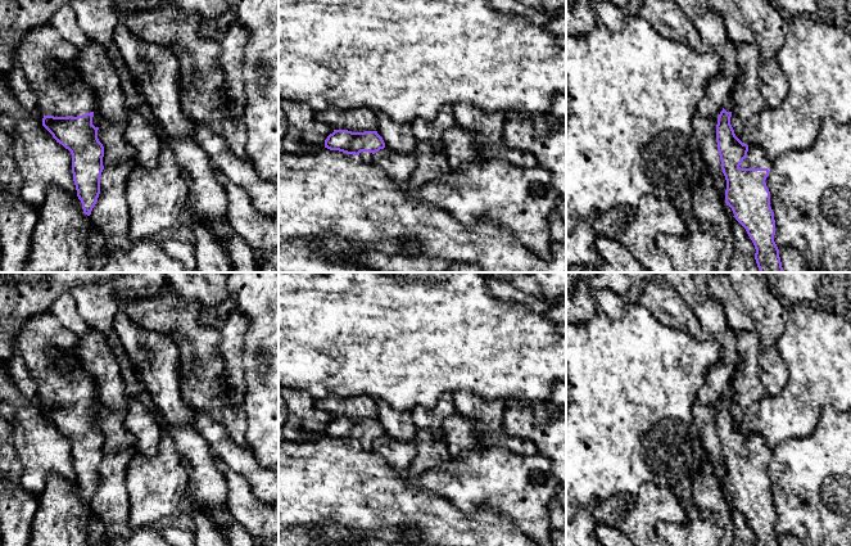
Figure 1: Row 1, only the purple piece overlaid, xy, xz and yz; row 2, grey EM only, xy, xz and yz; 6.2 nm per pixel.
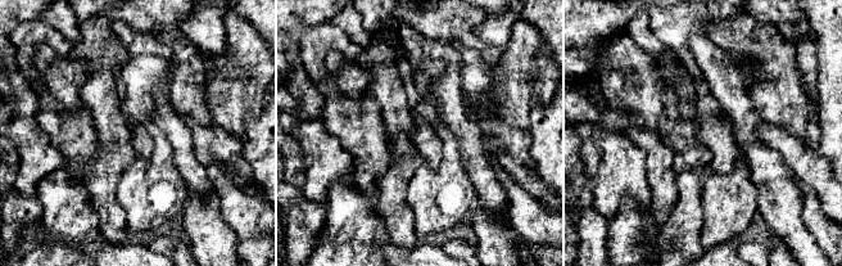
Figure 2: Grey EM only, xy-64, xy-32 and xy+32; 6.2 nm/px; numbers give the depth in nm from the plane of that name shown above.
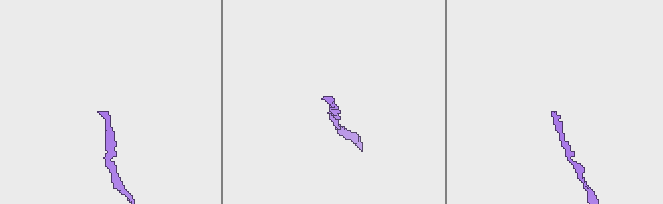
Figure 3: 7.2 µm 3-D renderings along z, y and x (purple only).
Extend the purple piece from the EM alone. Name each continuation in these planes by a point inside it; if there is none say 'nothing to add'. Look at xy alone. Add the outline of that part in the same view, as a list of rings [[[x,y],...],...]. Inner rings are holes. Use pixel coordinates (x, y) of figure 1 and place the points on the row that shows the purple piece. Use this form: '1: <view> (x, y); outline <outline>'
1: xy (36, 45); outline [[[39,24],[23,32],[14,50],[15,60],[37,95],[37,110],[45,116],[78,117],[94,112],[96,100],[81,80],[68,86],[59,81],[59,72],[47,64],[50,58],[77,68],[77,49],[64,40],[51,24]]]

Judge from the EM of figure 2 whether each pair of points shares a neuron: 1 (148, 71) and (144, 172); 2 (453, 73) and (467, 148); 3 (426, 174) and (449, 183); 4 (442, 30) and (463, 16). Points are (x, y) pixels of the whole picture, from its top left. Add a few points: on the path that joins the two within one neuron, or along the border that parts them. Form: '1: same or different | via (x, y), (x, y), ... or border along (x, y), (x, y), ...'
1: same | via (144, 97), (144, 120), (157, 134), (159, 147)
2: same | via (452, 91), (452, 112), (466, 130)
3: same | via (431, 179), (435, 183), (444, 183)
4: same | via (447, 25), (458, 17)

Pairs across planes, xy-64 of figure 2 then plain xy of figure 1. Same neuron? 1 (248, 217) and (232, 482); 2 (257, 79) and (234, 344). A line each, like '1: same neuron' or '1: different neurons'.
1: same neuron
2: same neuron

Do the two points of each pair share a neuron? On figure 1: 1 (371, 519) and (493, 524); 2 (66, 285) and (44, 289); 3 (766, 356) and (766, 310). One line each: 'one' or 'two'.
1: one
2: one
3: one

